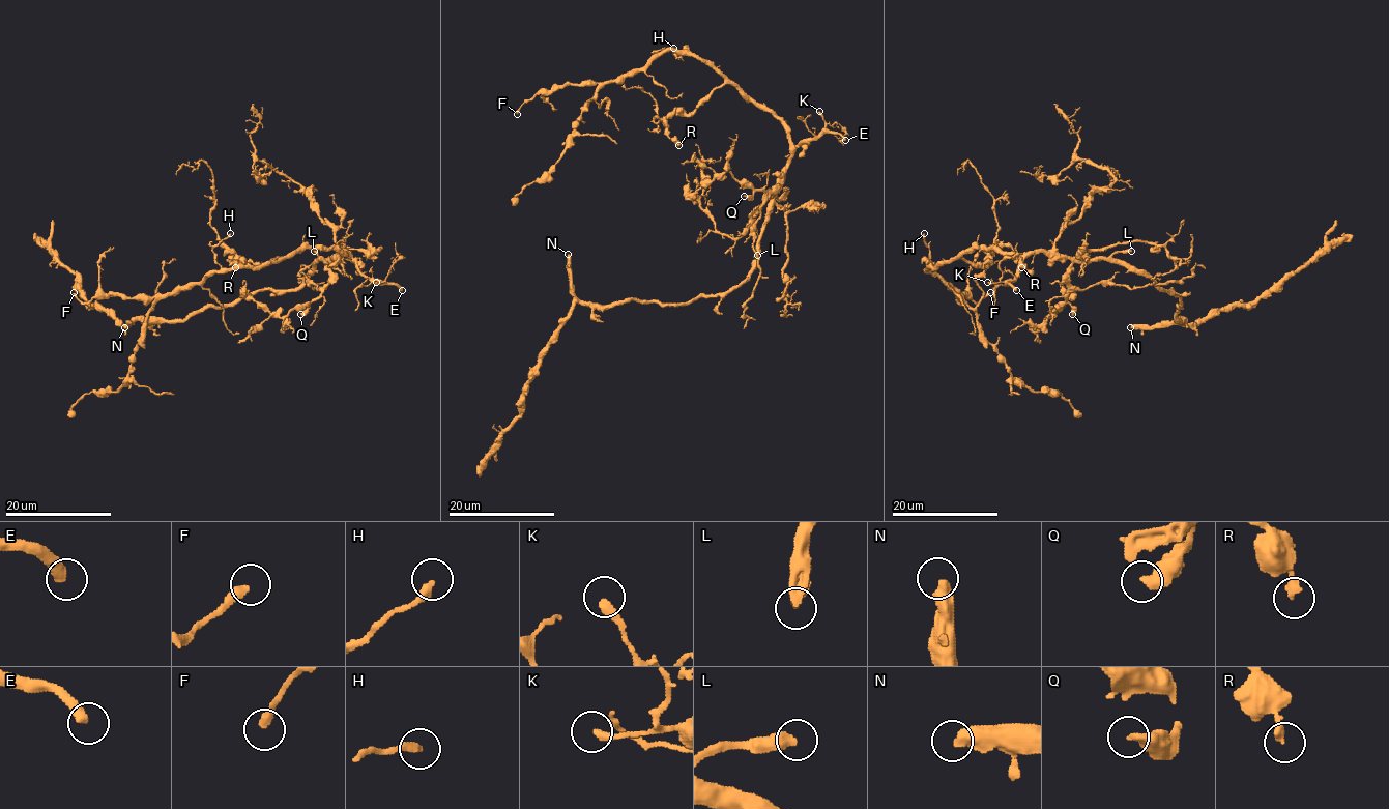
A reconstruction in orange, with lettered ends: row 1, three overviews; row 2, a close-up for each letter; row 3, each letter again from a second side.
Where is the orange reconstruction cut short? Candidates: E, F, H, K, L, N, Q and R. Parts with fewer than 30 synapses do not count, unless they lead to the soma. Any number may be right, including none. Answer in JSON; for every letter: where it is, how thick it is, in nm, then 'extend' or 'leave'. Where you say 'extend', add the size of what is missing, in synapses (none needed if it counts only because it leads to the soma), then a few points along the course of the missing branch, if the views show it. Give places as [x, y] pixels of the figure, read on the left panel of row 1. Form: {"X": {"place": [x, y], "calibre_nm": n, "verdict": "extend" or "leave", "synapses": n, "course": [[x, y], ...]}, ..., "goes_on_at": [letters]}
{"E": {"place": [402, 290], "calibre_nm": 400, "verdict": "extend"}, "F": {"place": [74, 292], "calibre_nm": 320, "verdict": "leave"}, "H": {"place": [230, 233], "calibre_nm": 280, "verdict": "leave"}, "K": {"place": [376, 282], "calibre_nm": 300, "verdict": "leave"}, "L": {"place": [314, 251], "calibre_nm": 440, "verdict": "leave"}, "N": {"place": [124, 327], "calibre_nm": 500, "verdict": "extend", "synapses": 60}, "Q": {"place": [300, 314], "calibre_nm": 440, "verdict": "leave"}, "R": {"place": [235, 267], "calibre_nm": 240, "verdict": "leave"}, "goes_on_at": ["E", "N"]}

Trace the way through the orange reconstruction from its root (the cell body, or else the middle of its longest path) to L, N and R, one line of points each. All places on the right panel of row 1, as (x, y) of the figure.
L: (1071, 260), (1097, 260), (1131, 251)
N: (1071, 260), (1109, 260), (1134, 266), (1161, 289), (1172, 290), (1179, 298), (1177, 318), (1182, 320), (1130, 327)
R: (1071, 260), (977, 248), (959, 257), (985, 263), (995, 244), (1007, 244), (1021, 267)

